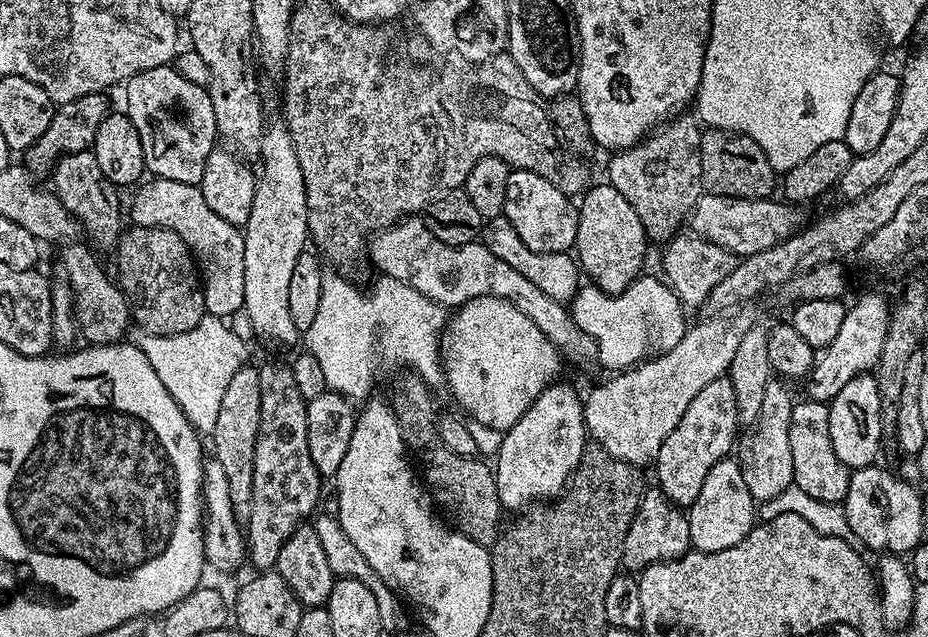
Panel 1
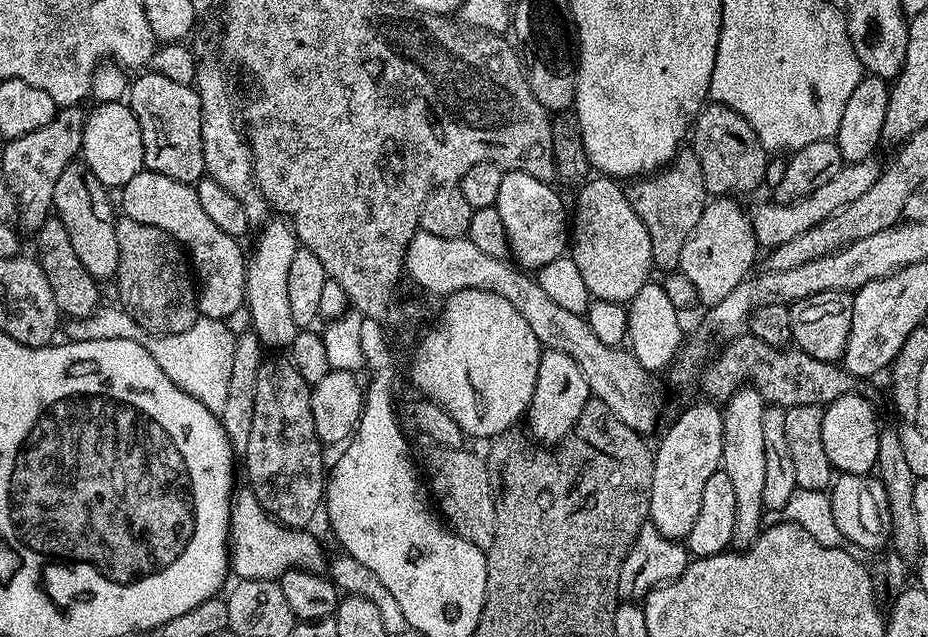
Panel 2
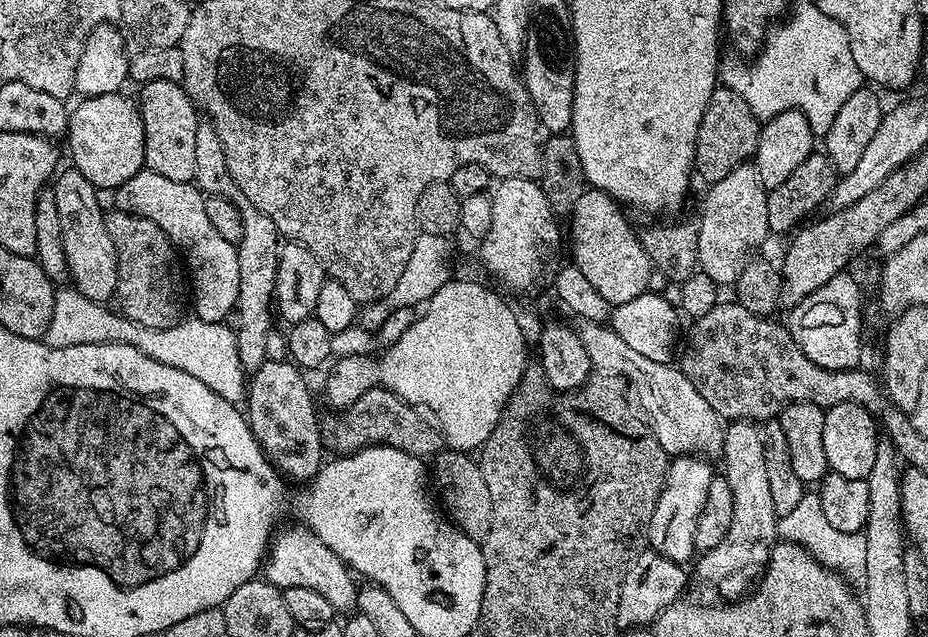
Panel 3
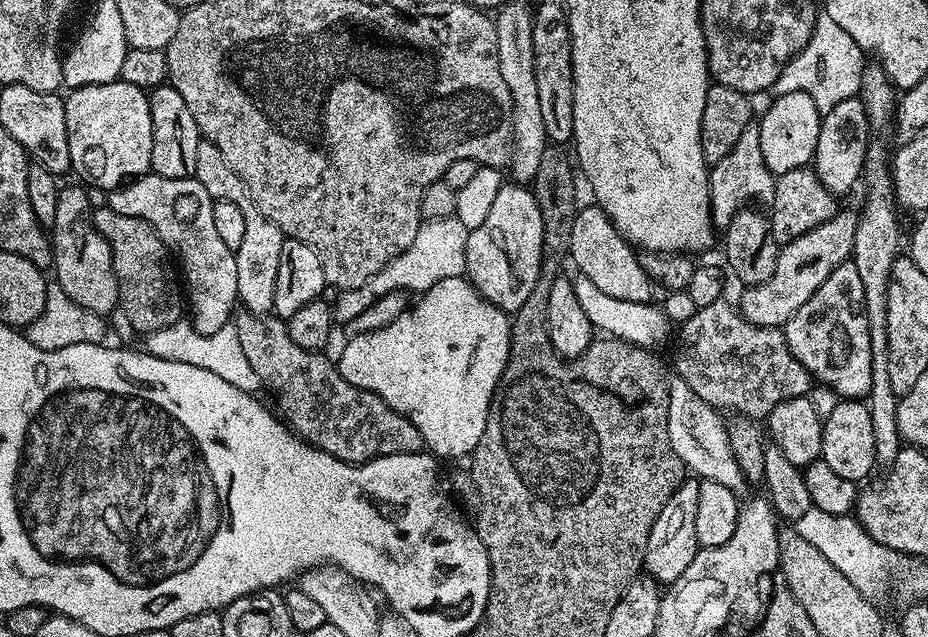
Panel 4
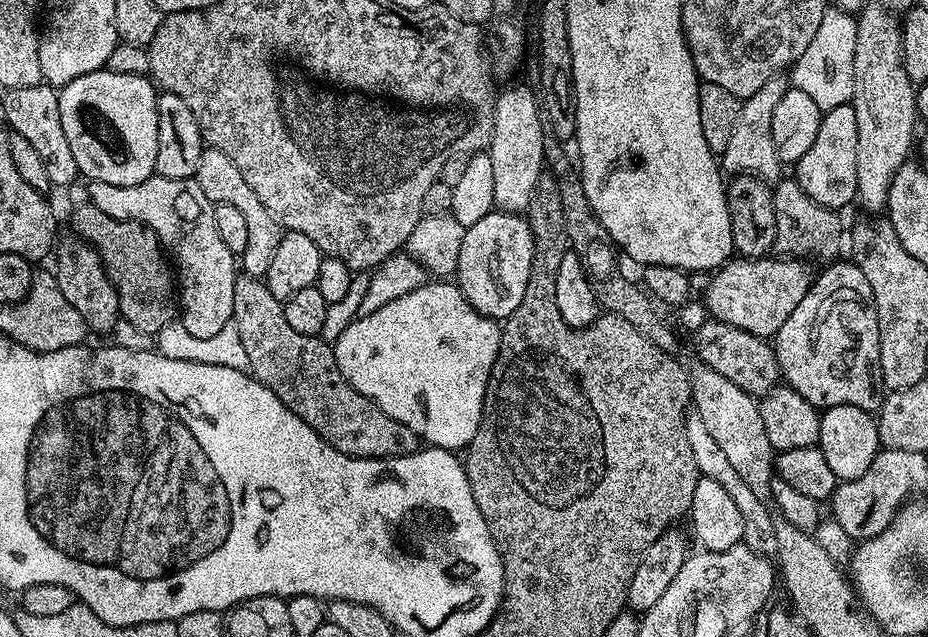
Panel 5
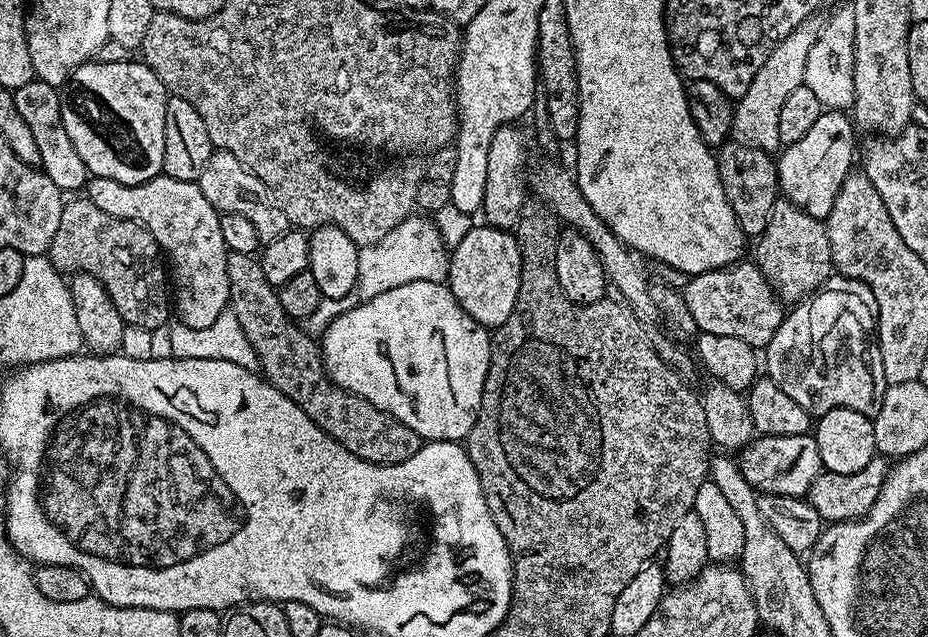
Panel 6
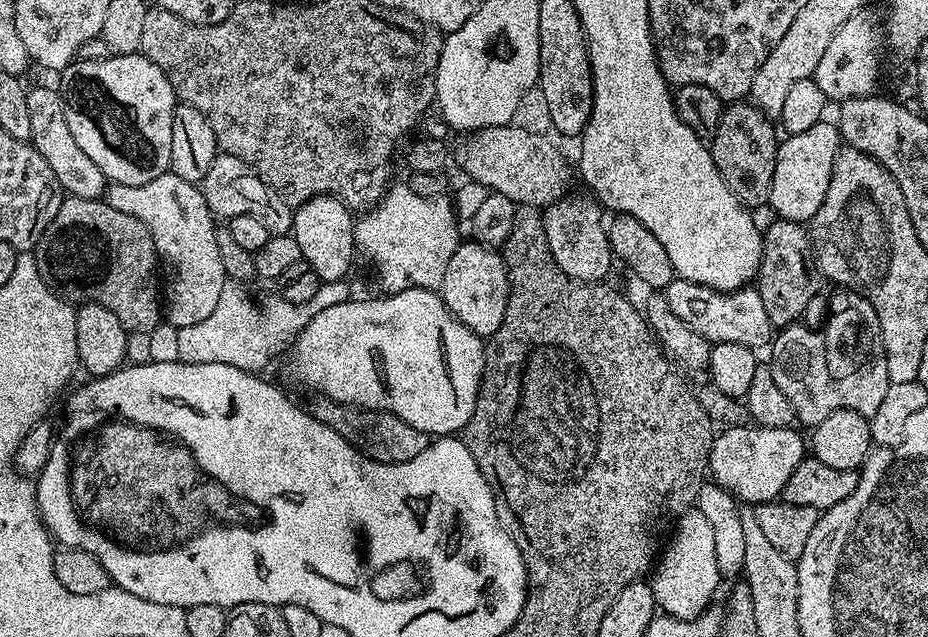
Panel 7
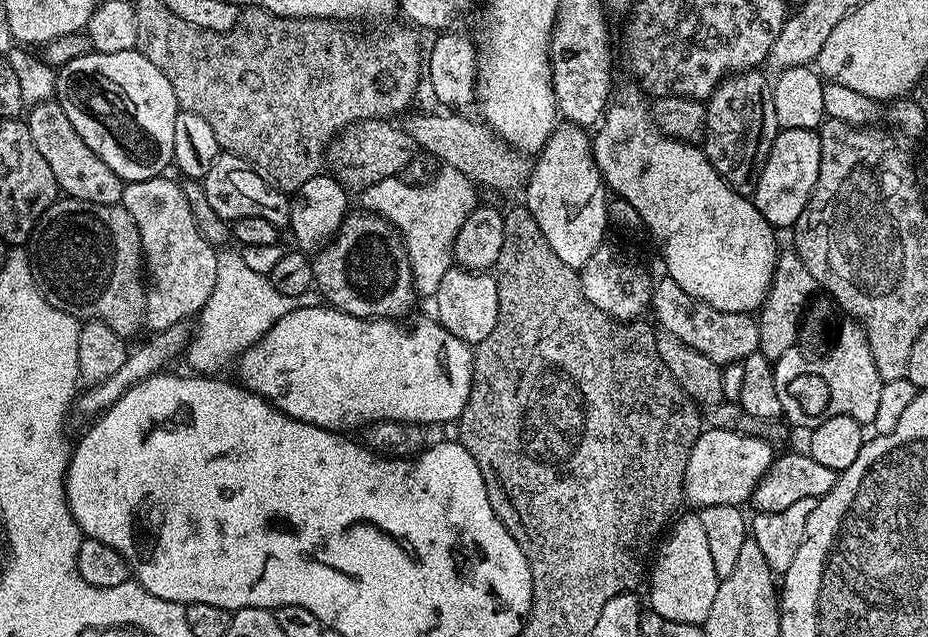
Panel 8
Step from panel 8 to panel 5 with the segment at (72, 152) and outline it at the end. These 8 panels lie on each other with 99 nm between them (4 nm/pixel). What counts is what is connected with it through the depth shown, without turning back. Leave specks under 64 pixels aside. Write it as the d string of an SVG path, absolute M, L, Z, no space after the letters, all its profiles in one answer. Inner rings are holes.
M41 83L38 86L22 86L10 88L4 95L4 120L12 132L22 134L26 142L31 142L34 151L42 158L46 166L46 174L50 174L50 182L53 186L60 184L72 184L78 180L80 171L78 162L74 162L74 153L66 142L66 134L62 130L62 117L58 114L59 91L51 84Z

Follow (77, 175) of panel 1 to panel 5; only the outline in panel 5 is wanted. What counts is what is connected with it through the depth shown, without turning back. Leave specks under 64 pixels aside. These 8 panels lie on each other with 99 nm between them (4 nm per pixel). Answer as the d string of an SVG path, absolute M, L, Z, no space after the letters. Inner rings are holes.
M68 234L63 240L64 237L54 248L54 257L56 256L54 275L58 290L62 290L62 298L70 302L74 310L78 310L80 319L87 326L89 333L110 331L116 323L118 325L121 323L122 317L118 294L106 274L99 254L75 234Z

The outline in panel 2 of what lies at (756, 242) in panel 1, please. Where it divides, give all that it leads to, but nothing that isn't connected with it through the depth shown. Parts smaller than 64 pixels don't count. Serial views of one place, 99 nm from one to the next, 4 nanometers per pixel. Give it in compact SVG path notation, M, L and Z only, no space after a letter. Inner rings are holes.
M869 158L857 164L845 163L844 169L838 174L834 174L834 178L830 178L830 182L818 186L818 190L814 190L814 194L806 194L806 198L798 198L792 204L769 202L769 204L758 205L754 210L751 209L750 219L757 245L761 249L771 250L805 234L806 230L818 226L824 219L830 218L862 197L862 194L865 194L866 190L874 185L874 182L878 182L881 171L882 164L879 164L876 158Z

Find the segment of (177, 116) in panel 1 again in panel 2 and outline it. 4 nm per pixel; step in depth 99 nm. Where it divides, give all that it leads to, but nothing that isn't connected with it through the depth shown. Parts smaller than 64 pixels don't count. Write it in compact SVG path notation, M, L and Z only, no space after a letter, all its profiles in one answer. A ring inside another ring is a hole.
M151 70L131 81L126 103L142 126L144 167L183 184L195 185L205 175L202 158L202 110L192 84L183 85Z

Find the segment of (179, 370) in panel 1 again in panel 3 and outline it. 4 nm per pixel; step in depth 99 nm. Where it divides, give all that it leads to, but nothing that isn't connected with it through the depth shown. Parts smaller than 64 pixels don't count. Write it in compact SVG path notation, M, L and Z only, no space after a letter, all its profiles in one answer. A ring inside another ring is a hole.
M75 290L63 291L57 291L54 314L50 314L46 343L51 348L82 346L89 342L129 344L166 366L174 366L174 370L186 370L186 374L194 374L198 382L206 382L206 386L210 386L214 394L226 398L231 404L239 405L245 399L246 373L238 358L236 333L227 323L215 324L185 318L169 328L147 328L134 322L129 316L112 316L107 303L88 300L86 294Z

